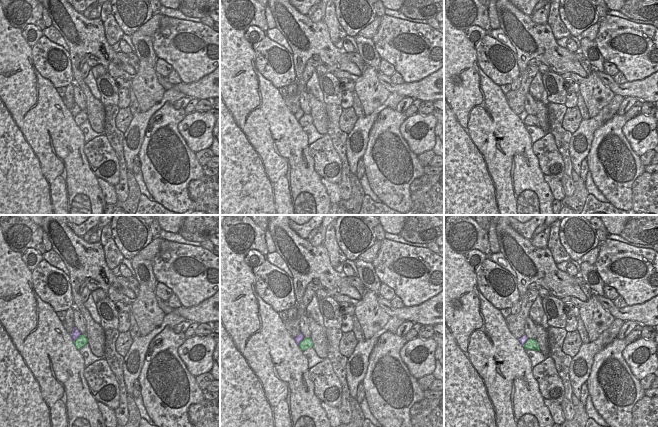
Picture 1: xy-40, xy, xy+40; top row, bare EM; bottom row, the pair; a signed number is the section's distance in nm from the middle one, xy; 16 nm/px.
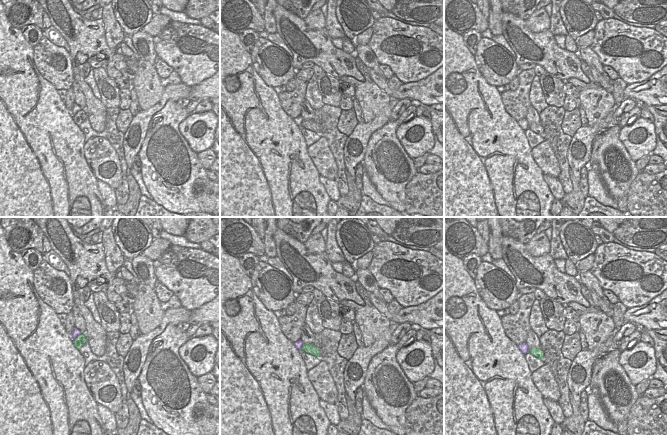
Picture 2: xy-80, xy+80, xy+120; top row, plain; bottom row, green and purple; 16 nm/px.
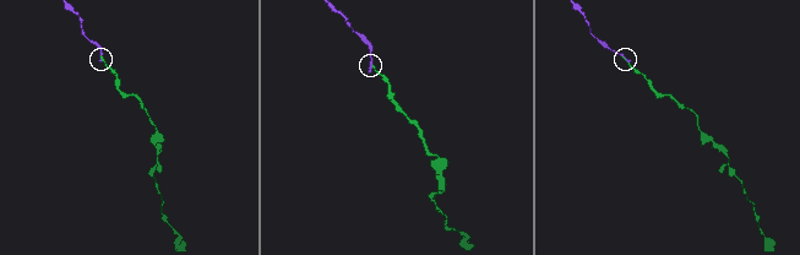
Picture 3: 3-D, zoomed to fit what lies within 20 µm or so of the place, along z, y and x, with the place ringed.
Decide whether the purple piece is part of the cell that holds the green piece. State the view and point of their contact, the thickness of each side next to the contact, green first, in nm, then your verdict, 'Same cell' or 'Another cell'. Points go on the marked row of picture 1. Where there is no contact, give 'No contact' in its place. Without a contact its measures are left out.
Touches green at xy+40 (525, 342). Thickness 190 nm (green) against 120 nm. Same cell

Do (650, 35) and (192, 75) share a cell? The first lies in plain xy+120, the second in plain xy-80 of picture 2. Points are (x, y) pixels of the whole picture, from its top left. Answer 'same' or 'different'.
same

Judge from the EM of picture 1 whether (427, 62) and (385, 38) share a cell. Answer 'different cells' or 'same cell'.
same cell

